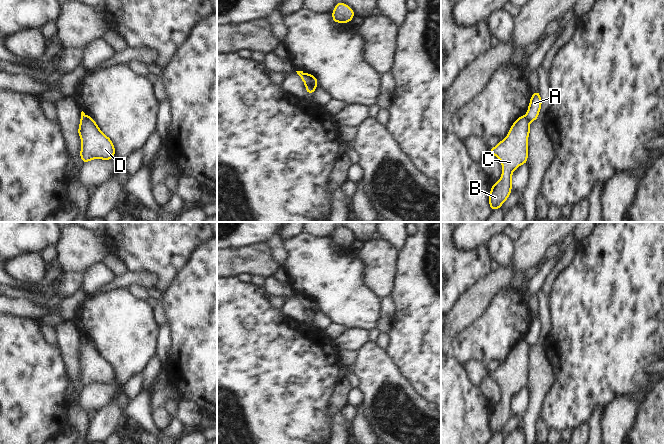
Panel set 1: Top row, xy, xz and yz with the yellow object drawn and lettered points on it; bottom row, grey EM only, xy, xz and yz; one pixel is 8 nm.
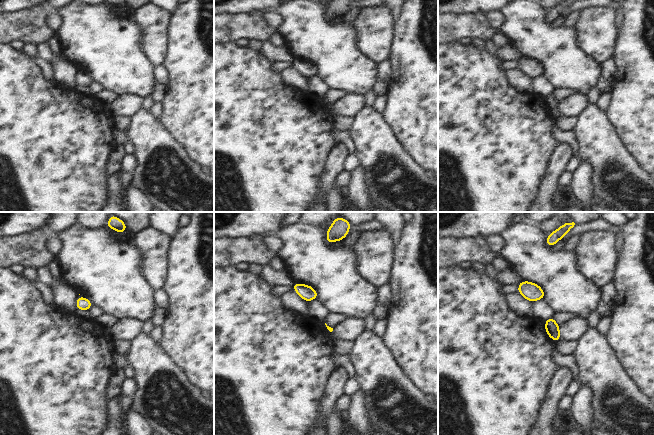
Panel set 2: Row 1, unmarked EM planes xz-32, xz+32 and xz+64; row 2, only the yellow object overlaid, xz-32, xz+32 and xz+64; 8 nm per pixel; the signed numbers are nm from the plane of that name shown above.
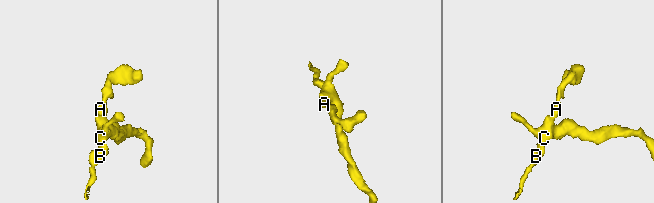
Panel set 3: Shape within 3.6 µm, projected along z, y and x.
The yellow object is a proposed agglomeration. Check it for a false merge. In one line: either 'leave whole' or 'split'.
split

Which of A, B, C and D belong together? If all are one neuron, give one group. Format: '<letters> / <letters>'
A / B C D

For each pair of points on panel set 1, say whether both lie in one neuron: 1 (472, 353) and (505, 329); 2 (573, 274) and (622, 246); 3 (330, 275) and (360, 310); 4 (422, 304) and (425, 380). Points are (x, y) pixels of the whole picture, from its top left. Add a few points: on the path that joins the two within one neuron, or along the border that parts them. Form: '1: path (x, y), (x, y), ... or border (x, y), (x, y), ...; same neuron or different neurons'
1: path (480, 345), (497, 331); same neuron
2: path (585, 274), (594, 274), (610, 258); same neuron
3: path (338, 284), (350, 296), (351, 301); same neuron
4: path (423, 323), (425, 361); same neuron

